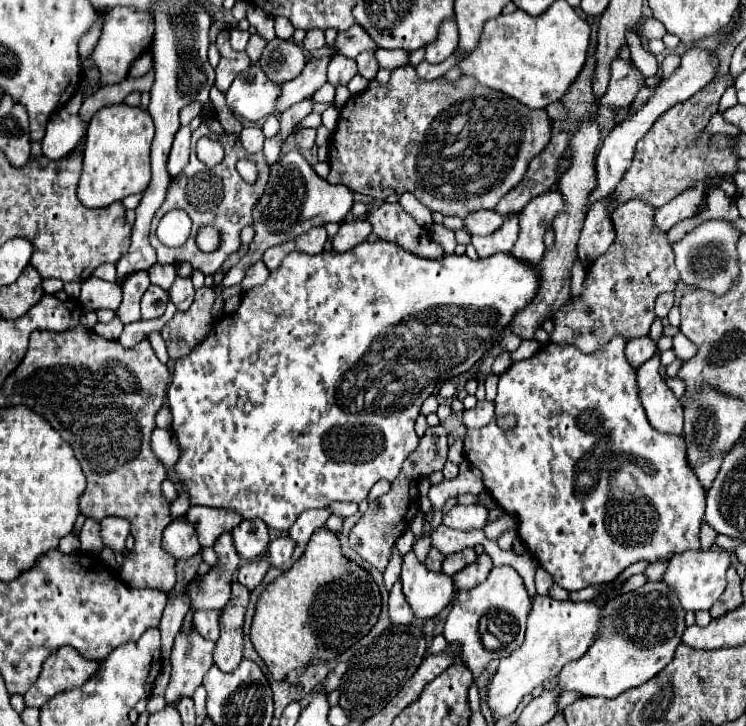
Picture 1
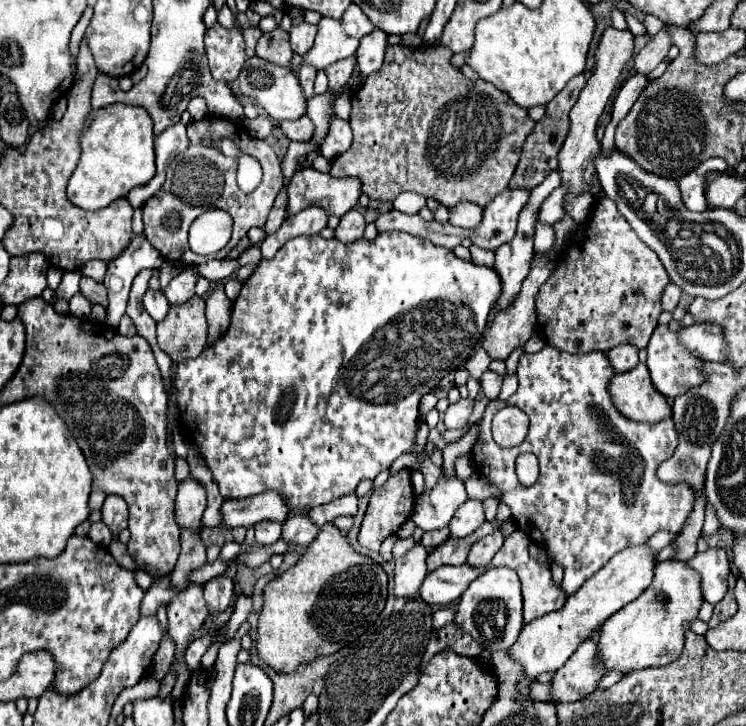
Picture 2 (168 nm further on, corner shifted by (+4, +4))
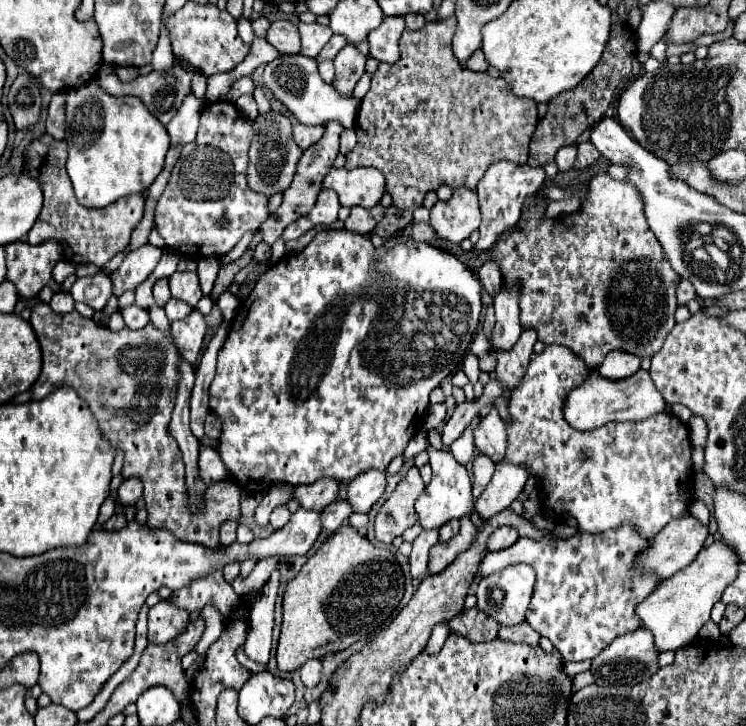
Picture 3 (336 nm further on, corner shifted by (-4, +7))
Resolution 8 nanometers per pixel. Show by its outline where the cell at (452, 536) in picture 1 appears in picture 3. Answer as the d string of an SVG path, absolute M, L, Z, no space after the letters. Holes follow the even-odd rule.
M509 461L497 463L497 469L491 477L491 483L481 493L475 513L477 517L493 517L499 511L505 511L523 491L527 479L531 477L527 465L515 465Z

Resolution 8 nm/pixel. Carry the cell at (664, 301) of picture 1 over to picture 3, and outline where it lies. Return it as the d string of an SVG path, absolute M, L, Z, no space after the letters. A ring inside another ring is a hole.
M683 279L683 281L679 283L679 289L677 289L677 301L679 301L679 305L685 305L685 303L689 303L689 301L695 299L695 297L697 297L695 287L693 287L687 279Z

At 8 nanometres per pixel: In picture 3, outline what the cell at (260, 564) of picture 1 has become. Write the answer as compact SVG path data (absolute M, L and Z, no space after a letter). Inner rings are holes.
M239 647L239 651L237 651L237 659L239 659L239 663L245 667L245 669L249 669L251 673L257 673L257 671L265 671L267 670L266 665L259 665L259 663L255 663L255 661L251 661L251 659L247 659L247 655L241 651L243 647Z

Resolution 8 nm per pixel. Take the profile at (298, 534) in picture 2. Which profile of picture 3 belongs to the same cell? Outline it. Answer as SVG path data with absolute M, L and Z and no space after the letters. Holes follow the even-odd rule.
M339 497L335 503L323 509L323 529L329 529L329 531L339 529L349 519L351 513L353 513L353 507L349 505L349 501L345 497Z

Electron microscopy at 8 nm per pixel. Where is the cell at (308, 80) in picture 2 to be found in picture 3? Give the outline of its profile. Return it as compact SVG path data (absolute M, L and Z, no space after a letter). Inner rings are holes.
M335 33L331 39L329 39L329 43L323 47L323 51L319 53L319 57L317 57L317 61L325 61L325 59L333 59L343 47L347 45L347 39L343 37L343 35L339 35L339 33Z

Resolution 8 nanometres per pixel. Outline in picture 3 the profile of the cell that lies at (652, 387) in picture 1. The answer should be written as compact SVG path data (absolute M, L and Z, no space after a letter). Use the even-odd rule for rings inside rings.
M637 371L635 375L621 379L621 381L607 381L591 373L579 387L571 389L563 401L563 417L573 429L587 431L609 421L641 421L655 413L663 413L667 403L663 401L661 393L655 389L647 371Z

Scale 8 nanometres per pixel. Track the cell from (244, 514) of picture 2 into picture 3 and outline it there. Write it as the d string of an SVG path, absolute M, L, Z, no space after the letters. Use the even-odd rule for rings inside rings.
M319 479L311 485L297 485L295 489L295 499L301 501L301 507L305 509L325 509L329 503L333 503L339 495L341 481L337 479Z

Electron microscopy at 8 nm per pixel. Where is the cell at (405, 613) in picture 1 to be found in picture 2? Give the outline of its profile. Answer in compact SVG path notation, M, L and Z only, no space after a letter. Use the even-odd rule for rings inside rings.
M417 526L413 532L415 546L403 556L395 560L395 596L415 600L419 596L419 584L423 582L423 576L427 574L425 558L427 552L419 544L423 530Z

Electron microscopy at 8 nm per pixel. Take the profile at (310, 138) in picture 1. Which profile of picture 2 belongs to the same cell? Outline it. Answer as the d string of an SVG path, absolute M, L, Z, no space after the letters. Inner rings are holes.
M301 116L297 120L281 122L281 130L287 134L287 138L297 142L307 142L313 134L313 122L307 116Z

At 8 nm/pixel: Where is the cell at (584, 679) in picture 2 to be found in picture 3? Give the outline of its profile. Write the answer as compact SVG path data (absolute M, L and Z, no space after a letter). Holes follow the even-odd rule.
M637 629L617 637L607 649L603 649L603 653L599 653L599 657L593 659L591 671L597 685L637 685L647 681L659 671L659 651L655 647L653 633L649 633L649 629Z

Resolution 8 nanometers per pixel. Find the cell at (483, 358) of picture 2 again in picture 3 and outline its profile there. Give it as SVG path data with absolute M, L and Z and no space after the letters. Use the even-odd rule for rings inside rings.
M479 329L479 331L477 331L477 335L475 335L475 341L471 343L471 351L473 351L475 355L481 355L481 353L485 353L487 349L489 349L487 335L483 333L483 329Z

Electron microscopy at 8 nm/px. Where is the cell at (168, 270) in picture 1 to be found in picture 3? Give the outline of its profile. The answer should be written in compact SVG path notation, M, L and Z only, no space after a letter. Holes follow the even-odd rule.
M159 279L153 287L153 297L155 301L163 307L169 299L171 299L171 291L169 291L169 285L167 285L167 279Z

